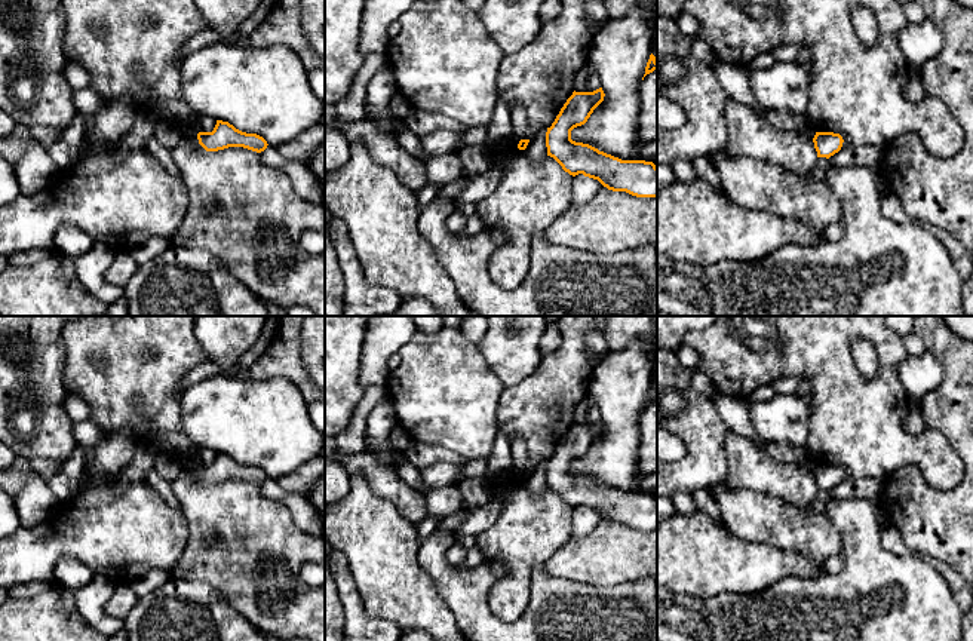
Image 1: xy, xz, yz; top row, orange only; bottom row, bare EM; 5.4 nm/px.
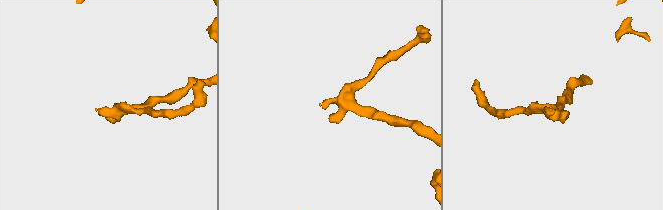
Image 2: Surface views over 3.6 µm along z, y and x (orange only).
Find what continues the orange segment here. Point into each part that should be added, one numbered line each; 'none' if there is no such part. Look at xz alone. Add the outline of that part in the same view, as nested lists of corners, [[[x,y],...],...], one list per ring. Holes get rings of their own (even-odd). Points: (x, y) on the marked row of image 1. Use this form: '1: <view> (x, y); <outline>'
none

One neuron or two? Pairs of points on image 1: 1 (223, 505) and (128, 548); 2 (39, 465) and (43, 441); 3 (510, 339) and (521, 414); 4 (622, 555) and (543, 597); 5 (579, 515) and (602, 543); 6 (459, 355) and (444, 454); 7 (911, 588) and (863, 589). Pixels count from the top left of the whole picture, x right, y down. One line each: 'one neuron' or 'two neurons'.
1: two neurons
2: two neurons
3: two neurons
4: two neurons
5: two neurons
6: two neurons
7: one neuron

